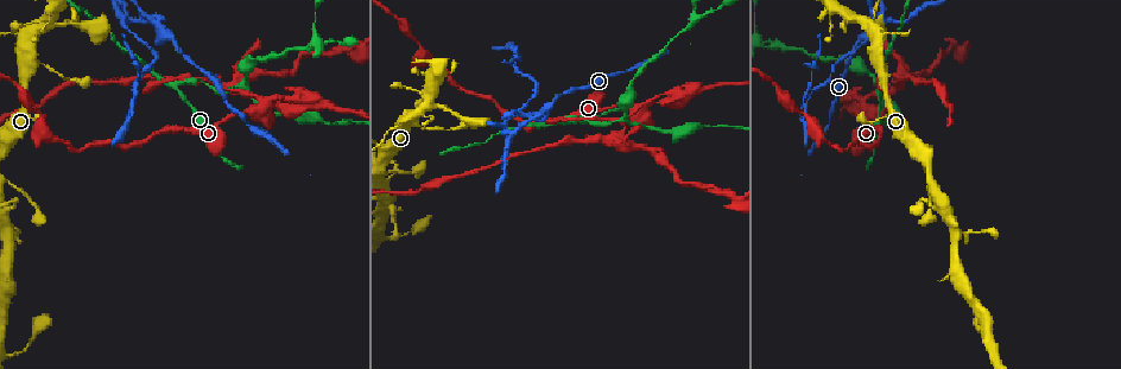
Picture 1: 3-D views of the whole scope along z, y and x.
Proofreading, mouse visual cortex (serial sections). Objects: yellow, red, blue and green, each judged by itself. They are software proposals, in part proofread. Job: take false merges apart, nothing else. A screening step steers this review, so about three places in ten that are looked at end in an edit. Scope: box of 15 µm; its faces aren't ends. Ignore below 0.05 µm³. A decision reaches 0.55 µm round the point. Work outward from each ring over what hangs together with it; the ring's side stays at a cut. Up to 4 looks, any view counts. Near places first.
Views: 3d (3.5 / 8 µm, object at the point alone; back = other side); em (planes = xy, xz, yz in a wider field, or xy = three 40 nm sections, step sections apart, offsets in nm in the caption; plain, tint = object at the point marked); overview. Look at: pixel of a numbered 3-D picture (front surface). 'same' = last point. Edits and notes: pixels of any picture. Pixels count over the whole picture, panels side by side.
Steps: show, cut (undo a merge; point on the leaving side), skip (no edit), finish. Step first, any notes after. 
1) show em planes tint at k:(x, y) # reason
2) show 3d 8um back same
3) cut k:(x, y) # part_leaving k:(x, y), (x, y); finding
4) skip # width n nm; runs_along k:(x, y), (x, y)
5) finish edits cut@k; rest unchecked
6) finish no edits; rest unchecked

show 3d 3.5um at 1:(879, 44) # thin arm on a thick one

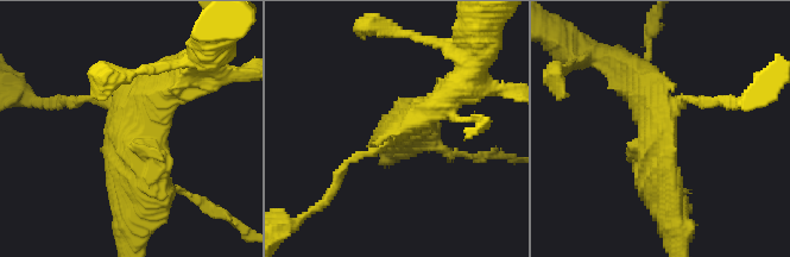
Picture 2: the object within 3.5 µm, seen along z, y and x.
show em planes tint at 2:(127, 137)

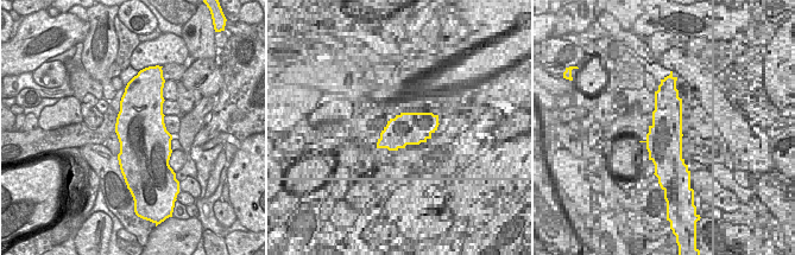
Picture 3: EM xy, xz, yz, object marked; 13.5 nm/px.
show em xy step 2 tint same # another direction

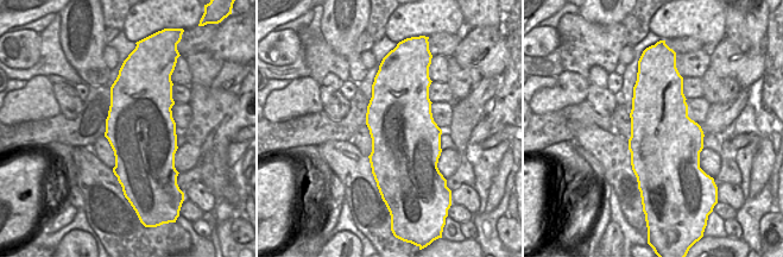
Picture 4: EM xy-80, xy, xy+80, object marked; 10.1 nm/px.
skip # runs_along 2:(136, 217), (143, 104), (172, 74); all the same cell

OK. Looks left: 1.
show 3d 3.5um at 1:(797, 108)

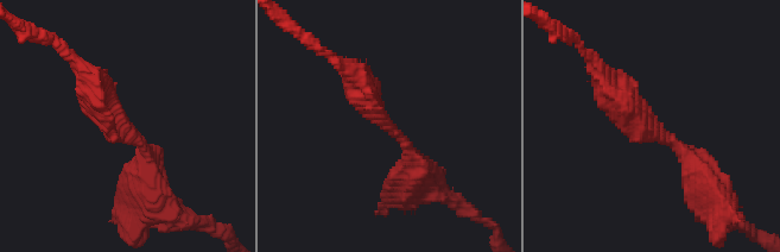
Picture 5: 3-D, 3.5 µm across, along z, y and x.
skip # all the same cell

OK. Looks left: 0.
finish no edits; rest unchecked

